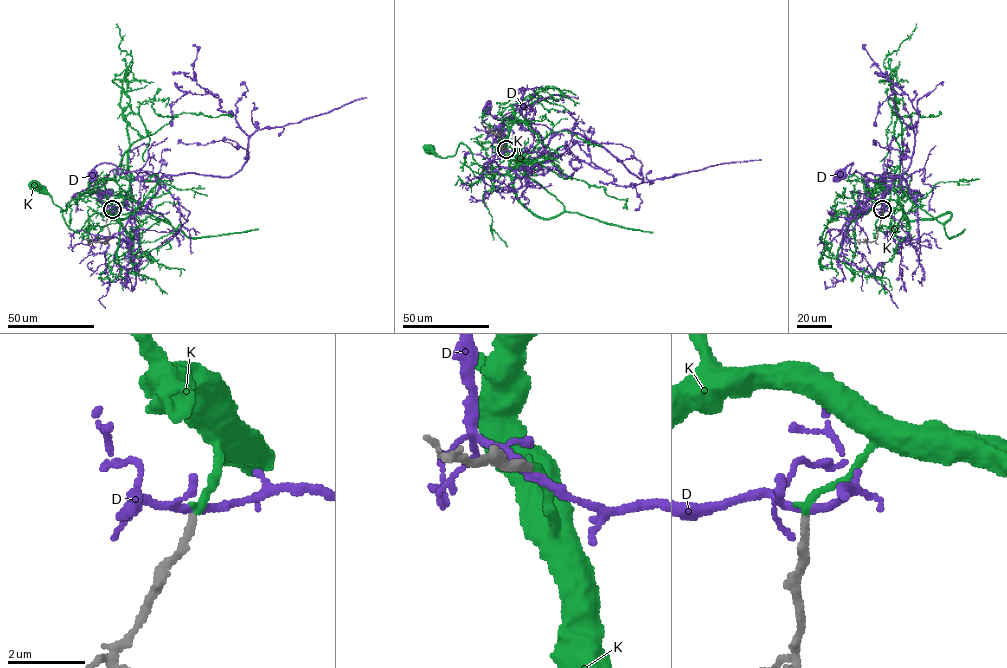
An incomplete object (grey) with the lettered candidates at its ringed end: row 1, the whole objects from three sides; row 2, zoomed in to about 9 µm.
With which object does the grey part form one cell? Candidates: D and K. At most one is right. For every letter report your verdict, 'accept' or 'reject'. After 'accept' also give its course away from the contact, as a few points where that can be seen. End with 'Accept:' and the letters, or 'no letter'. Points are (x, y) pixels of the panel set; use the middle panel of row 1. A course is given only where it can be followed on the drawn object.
D: reject
K: accept; course (506, 149), (509, 170), (492, 174), (479, 166), (462, 143), (454, 155), (443, 158), (428, 147)
Accept: K

